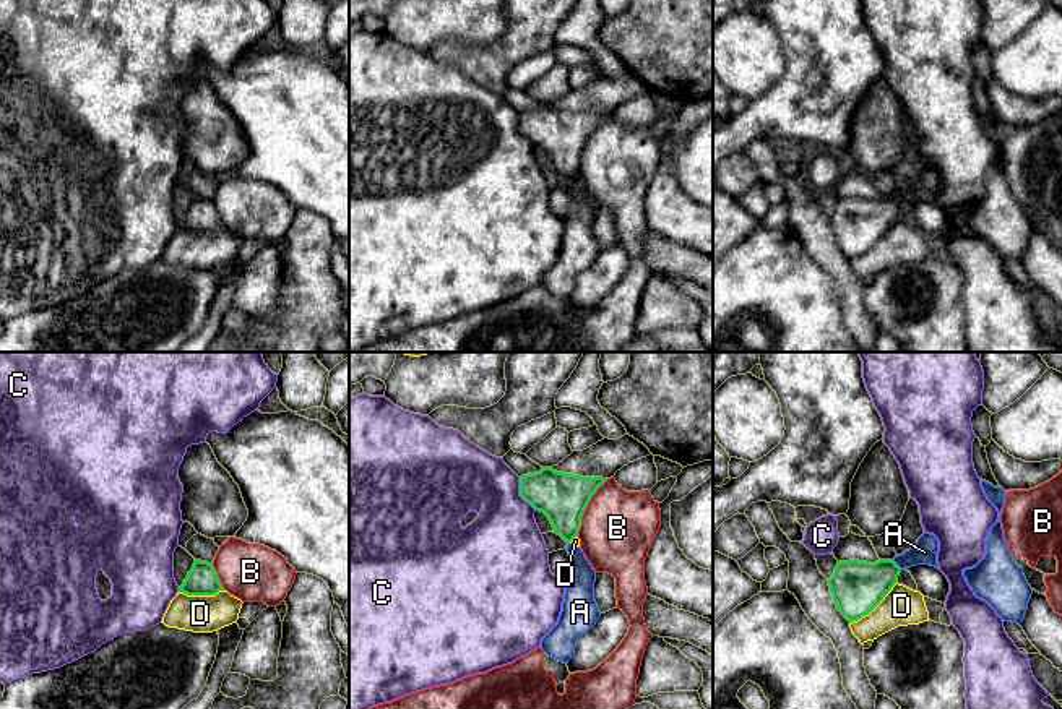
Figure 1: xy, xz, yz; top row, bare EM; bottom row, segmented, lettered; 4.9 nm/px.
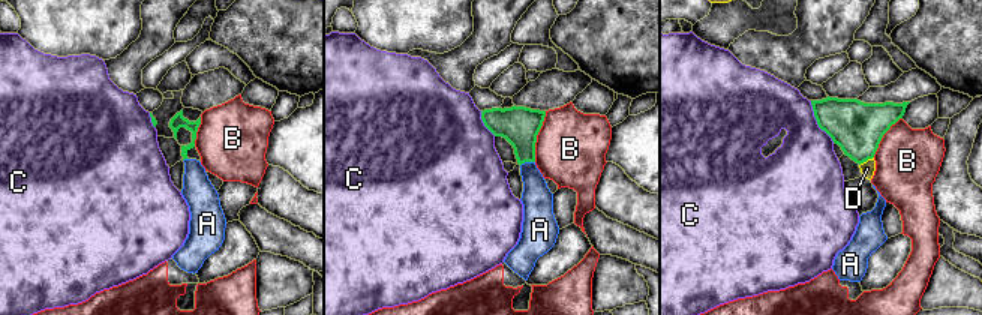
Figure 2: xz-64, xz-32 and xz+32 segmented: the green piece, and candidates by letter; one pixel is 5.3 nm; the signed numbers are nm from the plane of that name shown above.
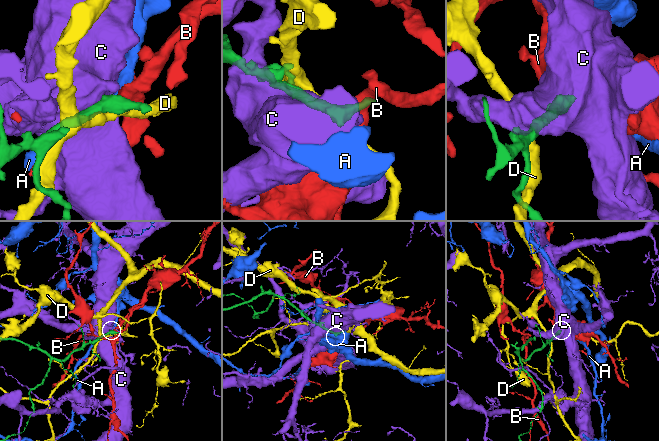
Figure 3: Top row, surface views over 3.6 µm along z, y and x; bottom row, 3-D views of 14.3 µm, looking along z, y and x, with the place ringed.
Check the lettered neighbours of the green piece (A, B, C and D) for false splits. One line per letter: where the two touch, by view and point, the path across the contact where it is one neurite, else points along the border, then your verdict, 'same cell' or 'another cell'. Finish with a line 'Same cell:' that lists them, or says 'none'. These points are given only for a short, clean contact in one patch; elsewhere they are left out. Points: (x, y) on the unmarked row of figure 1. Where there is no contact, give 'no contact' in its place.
A: contact yz (895, 200); way yz (858, 224), (877, 216), (895, 200), (924, 189); same cell
B: contact xz (585, 145); border xz (608, 116), (591, 133), (577, 172); another cell
C: contact xz (520, 132); another cell
D: contact yz (874, 244); another cell
Same cell: A

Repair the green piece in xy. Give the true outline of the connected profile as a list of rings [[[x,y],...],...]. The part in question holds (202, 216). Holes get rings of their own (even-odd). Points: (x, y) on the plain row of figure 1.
[[[195,196],[179,229],[187,232],[216,232],[224,227],[213,200]]]

